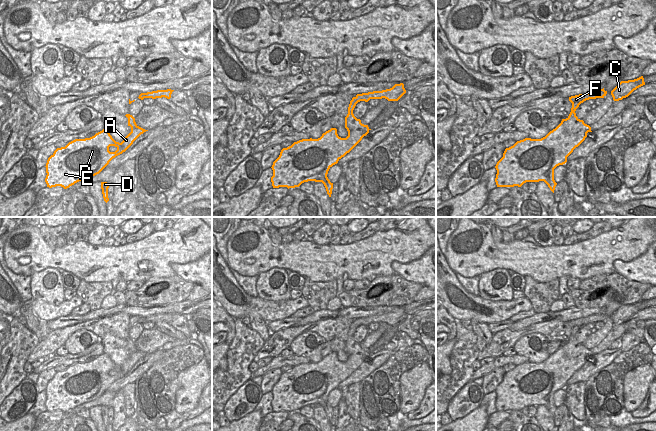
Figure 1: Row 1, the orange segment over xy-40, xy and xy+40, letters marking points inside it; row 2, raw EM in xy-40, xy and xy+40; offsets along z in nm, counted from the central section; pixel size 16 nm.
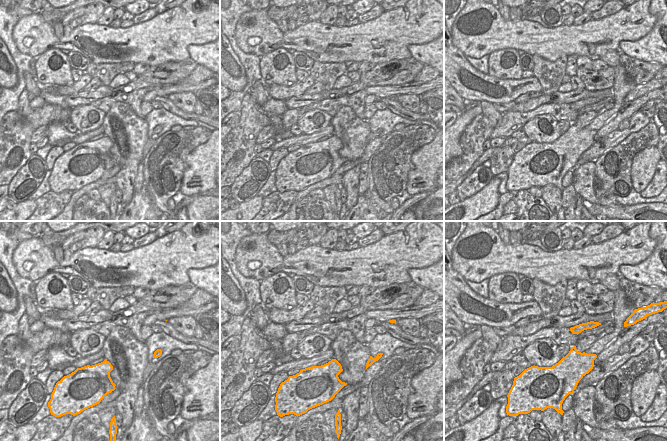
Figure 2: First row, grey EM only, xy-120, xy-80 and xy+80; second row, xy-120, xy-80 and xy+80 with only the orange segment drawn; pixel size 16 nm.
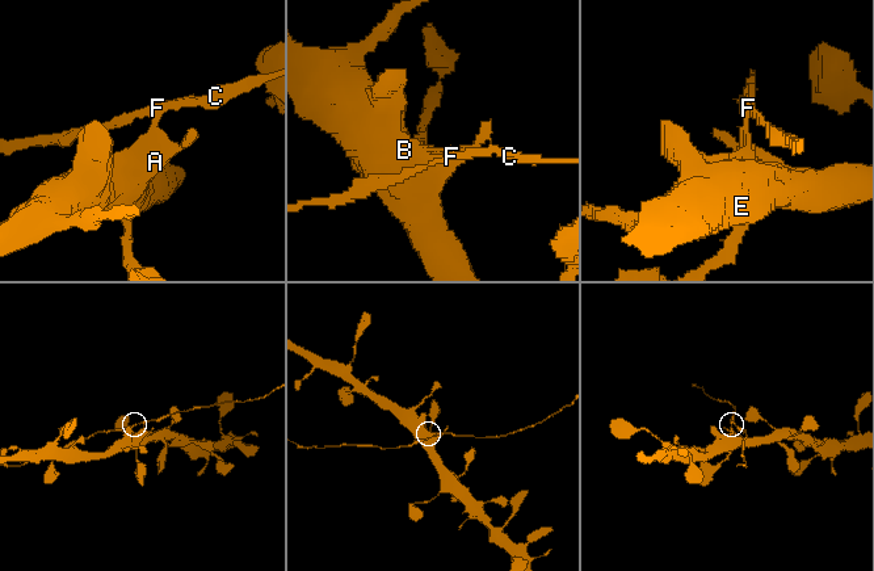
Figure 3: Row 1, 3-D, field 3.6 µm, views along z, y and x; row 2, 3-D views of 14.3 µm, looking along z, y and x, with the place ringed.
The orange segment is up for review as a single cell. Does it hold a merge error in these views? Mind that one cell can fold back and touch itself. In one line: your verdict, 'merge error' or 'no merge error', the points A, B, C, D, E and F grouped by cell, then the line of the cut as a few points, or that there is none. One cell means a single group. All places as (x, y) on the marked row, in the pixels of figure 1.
merge error; groups A B D E / C F; cut xy (348, 110), (352, 112)

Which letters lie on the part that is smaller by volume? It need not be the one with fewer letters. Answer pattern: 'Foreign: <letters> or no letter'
Foreign: C, F.

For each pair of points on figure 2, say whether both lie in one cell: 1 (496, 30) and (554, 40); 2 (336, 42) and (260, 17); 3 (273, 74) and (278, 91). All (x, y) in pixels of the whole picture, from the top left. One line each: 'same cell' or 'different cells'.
1: same cell
2: same cell
3: different cells

